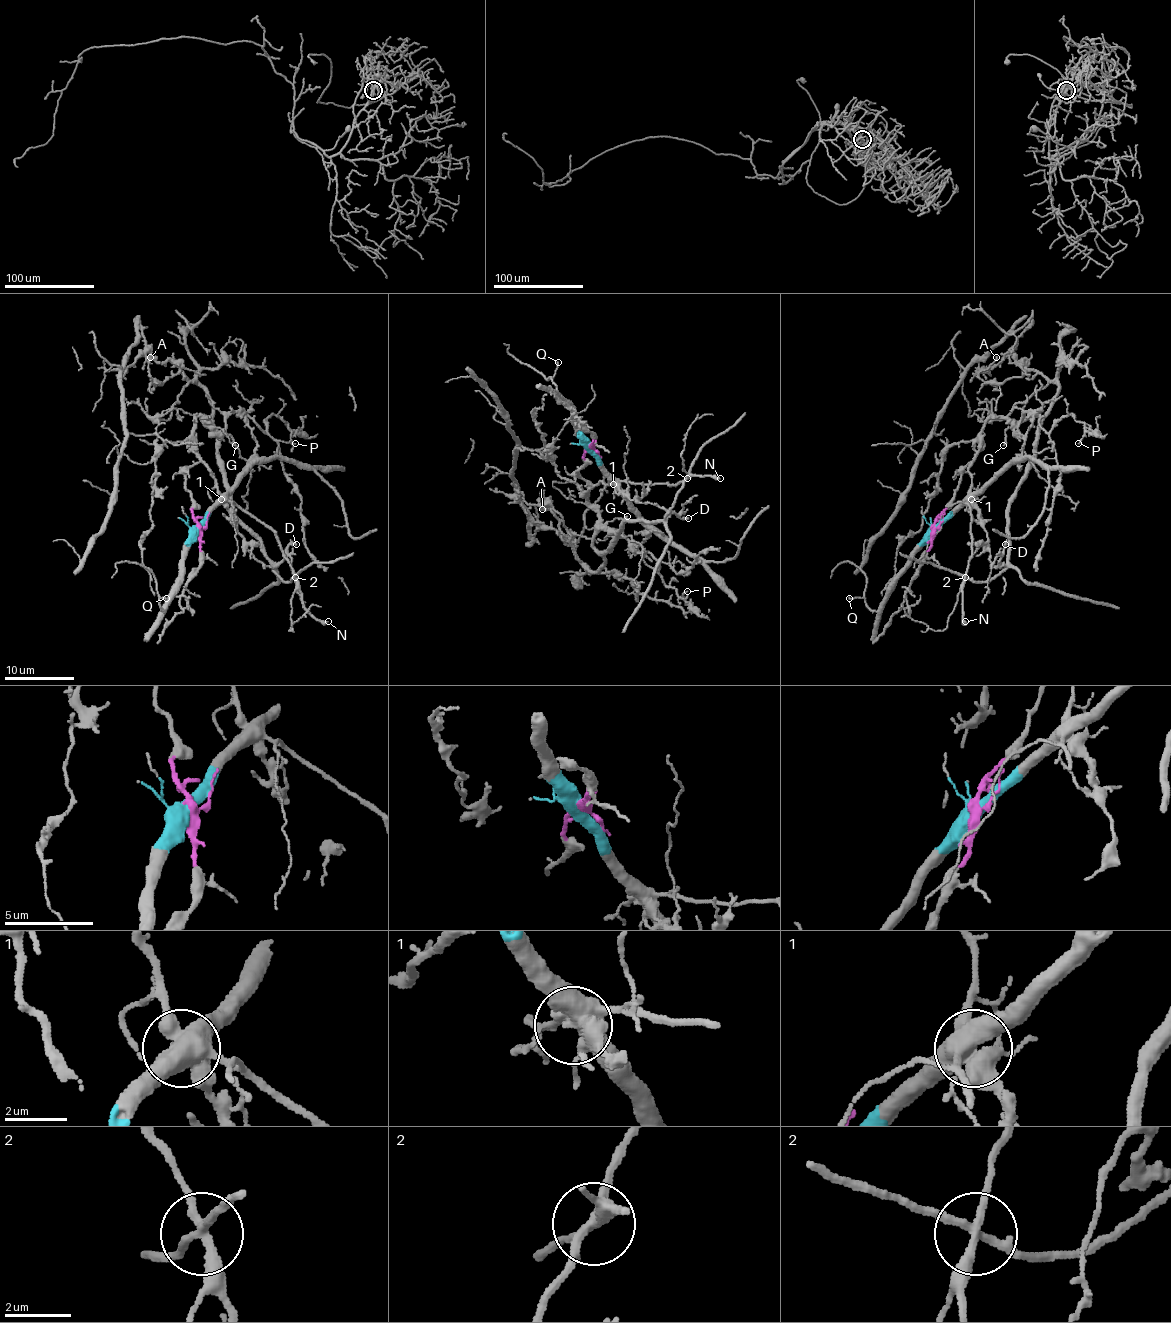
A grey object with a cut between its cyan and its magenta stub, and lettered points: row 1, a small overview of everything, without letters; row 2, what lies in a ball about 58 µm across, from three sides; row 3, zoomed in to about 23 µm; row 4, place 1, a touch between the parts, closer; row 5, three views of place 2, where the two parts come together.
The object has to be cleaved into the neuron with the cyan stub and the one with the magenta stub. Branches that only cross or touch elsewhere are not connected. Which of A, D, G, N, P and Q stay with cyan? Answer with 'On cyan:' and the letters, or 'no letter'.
On cyan: N, Q

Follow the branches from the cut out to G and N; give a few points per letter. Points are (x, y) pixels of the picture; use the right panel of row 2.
G: (934, 528), (958, 487), (960, 472), (979, 449), (986, 421), (1000, 416), (1012, 423), (1003, 446)
N: (934, 528), (939, 528), (967, 501), (970, 507), (972, 557), (963, 582), (965, 622)

